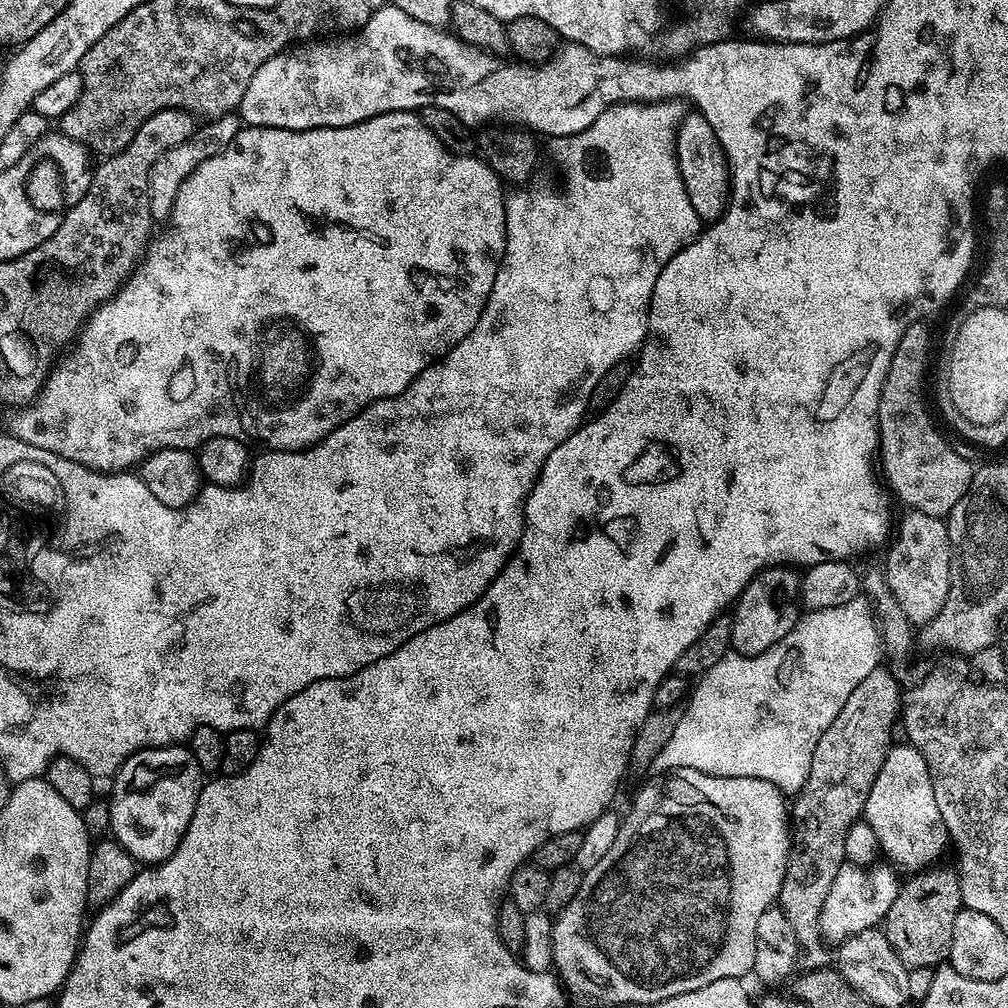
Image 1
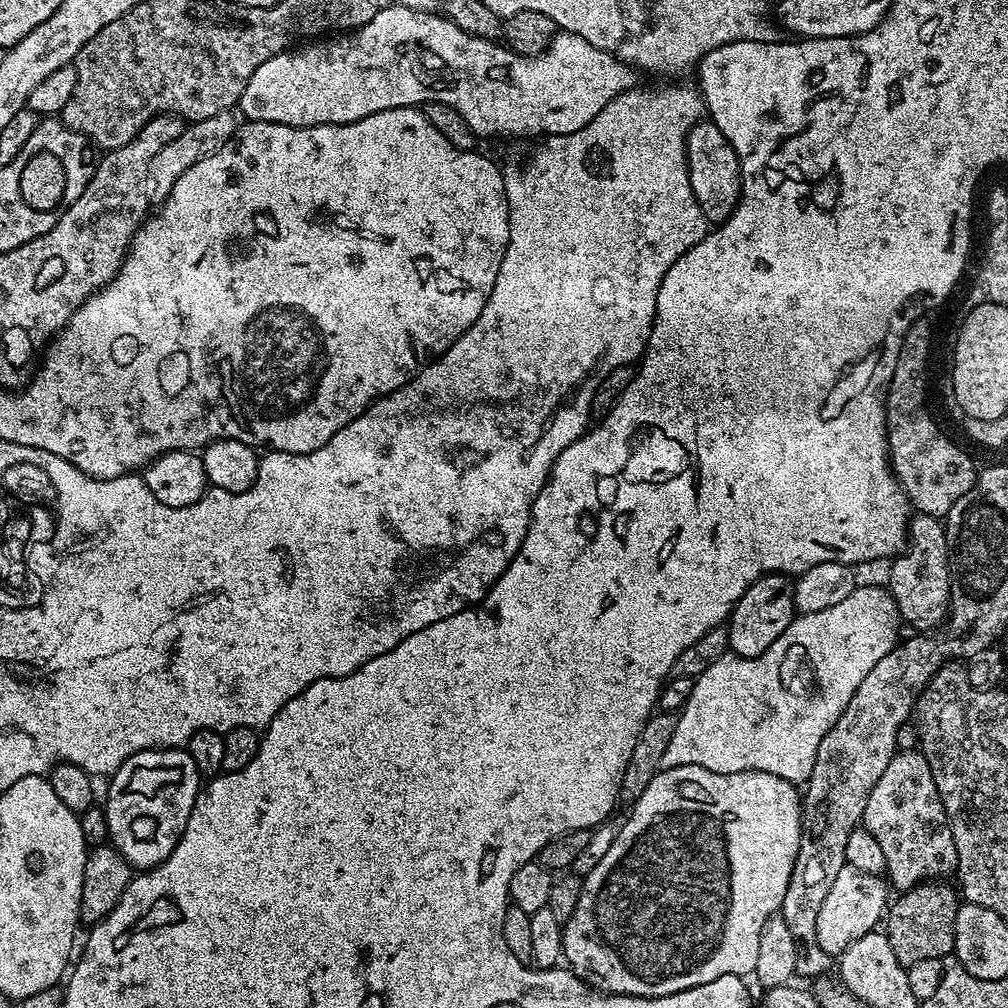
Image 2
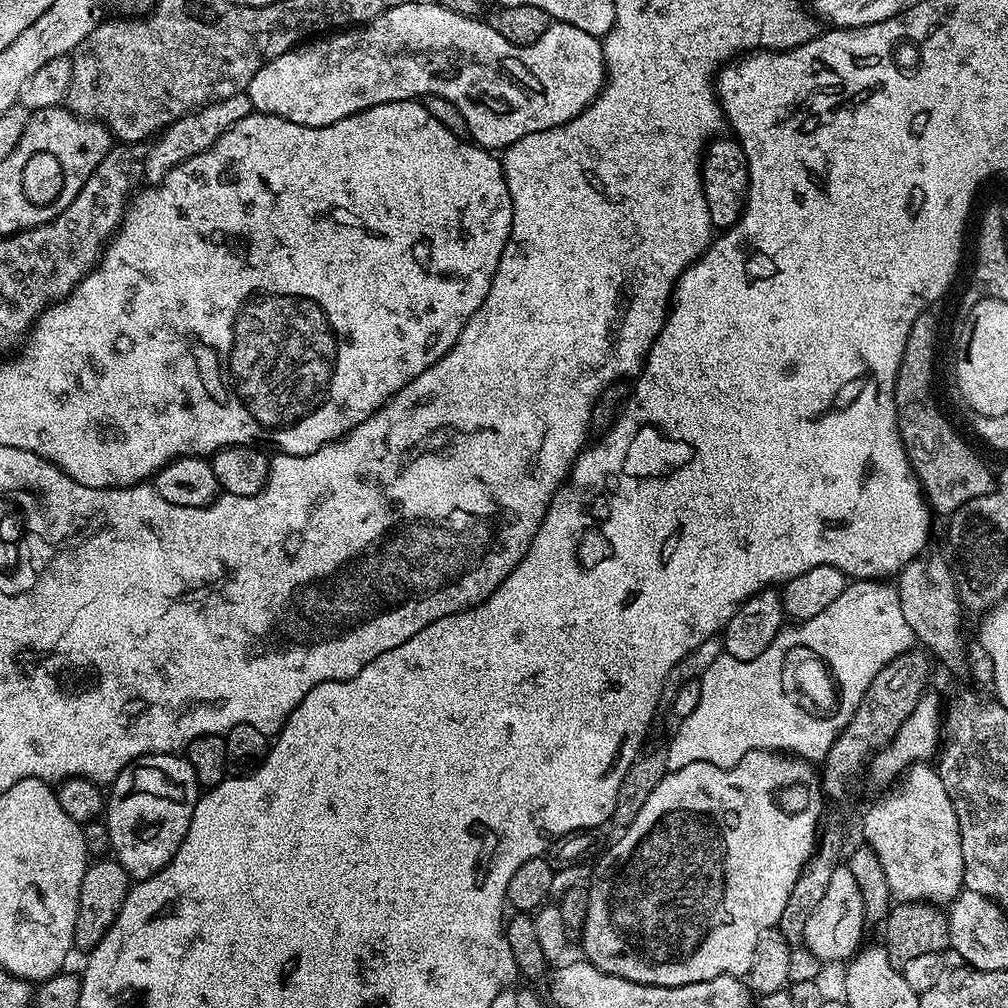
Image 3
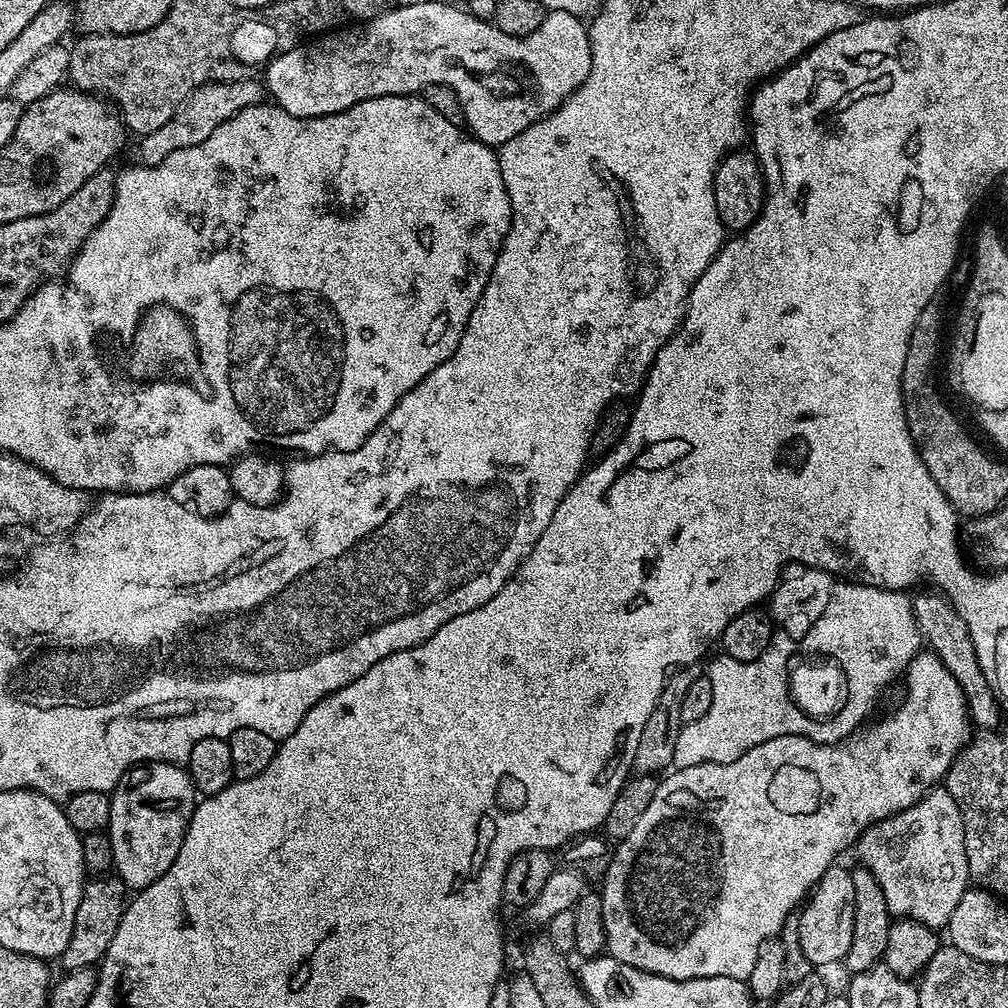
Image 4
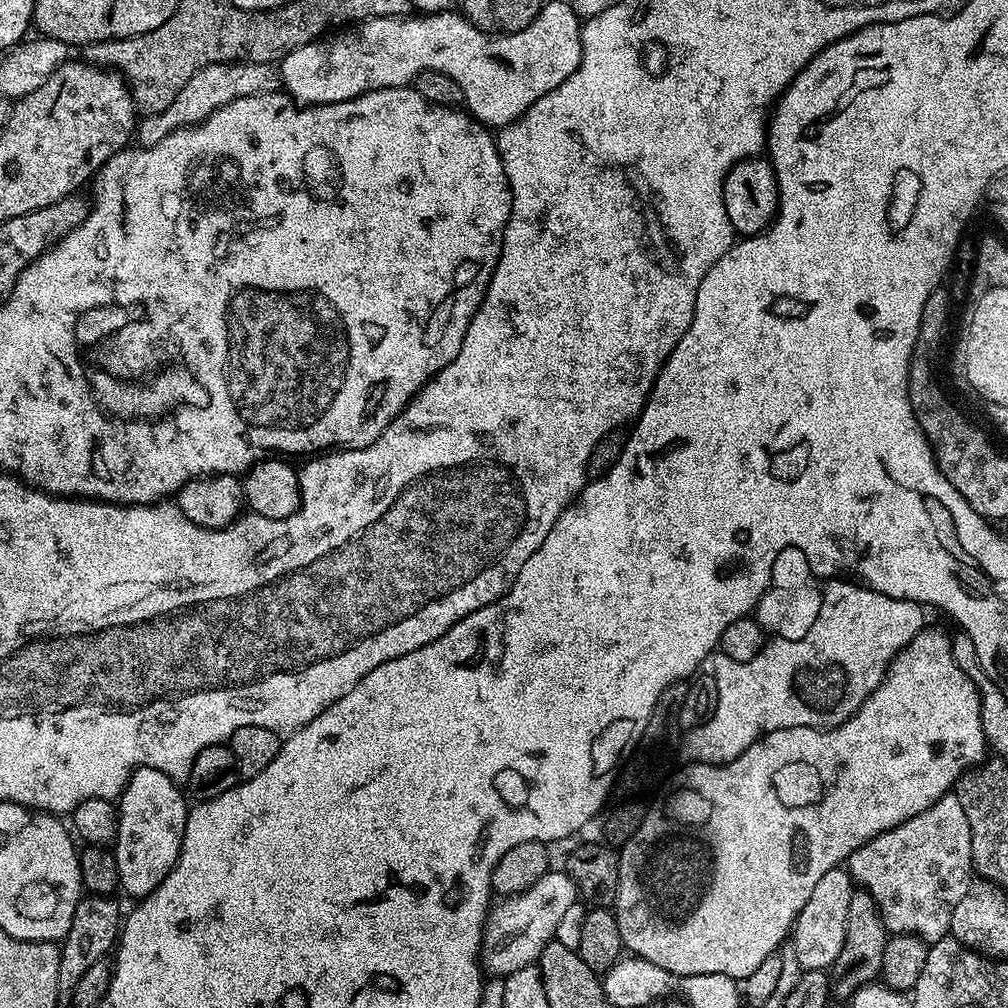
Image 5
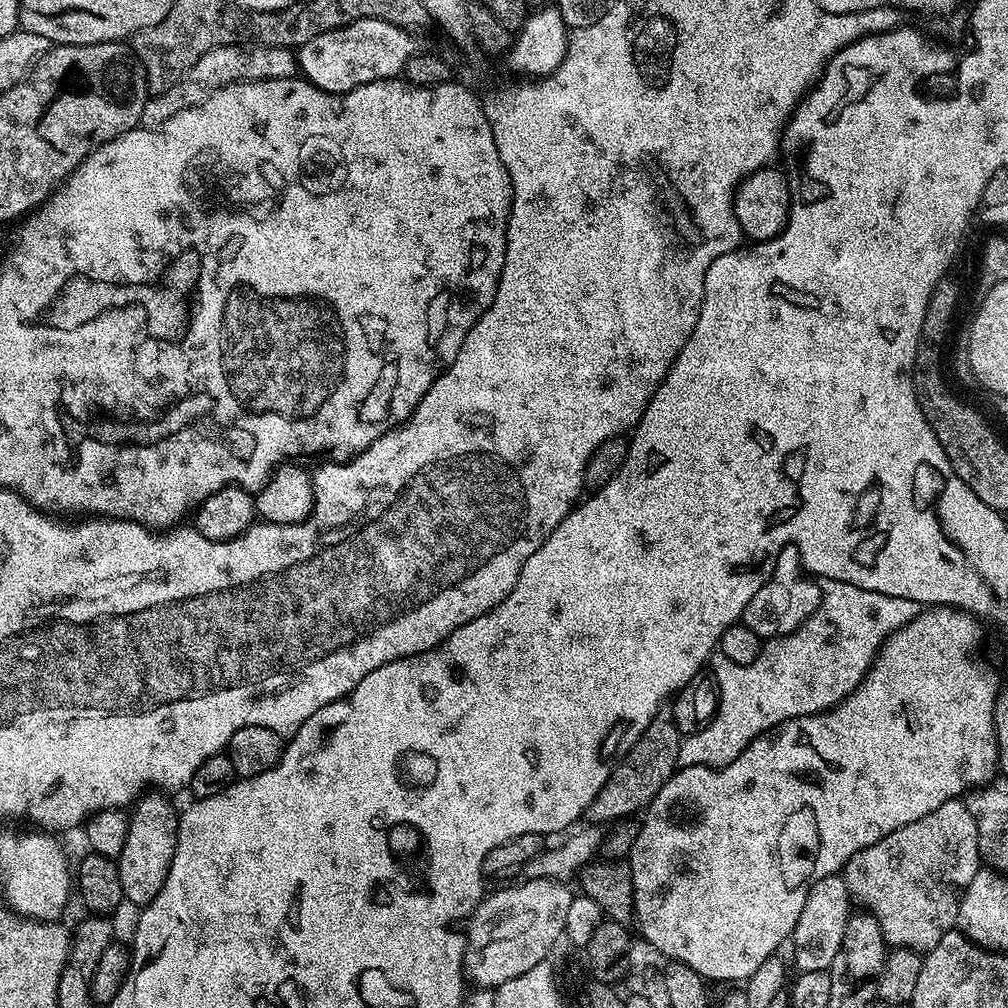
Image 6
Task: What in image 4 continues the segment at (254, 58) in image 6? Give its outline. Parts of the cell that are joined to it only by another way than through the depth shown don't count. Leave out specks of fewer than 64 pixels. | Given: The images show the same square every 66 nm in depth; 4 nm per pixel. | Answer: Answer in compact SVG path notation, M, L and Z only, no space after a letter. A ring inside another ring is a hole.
M245 78L242 80L209 82L203 84L201 88L195 88L191 96L169 118L166 126L139 137L141 156L139 159L145 164L162 162L162 158L174 154L174 150L182 150L186 146L196 146L198 142L206 142L206 138L210 138L210 134L214 134L214 130L222 122L226 122L231 116L238 114L238 110L246 110L246 106L265 103L265 85L259 79L256 80Z

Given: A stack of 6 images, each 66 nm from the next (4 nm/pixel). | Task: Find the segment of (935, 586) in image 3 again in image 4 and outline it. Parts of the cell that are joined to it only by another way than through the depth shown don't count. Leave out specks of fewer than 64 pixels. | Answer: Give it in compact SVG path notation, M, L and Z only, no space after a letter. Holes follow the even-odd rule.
M935 590L928 591L911 601L923 643L942 662L942 666L946 666L946 670L954 674L967 703L971 723L980 730L999 729L1002 724L1000 721L1002 705L986 682L986 674L982 674L982 666L978 666L978 654L974 650L970 630L966 630L966 622L962 622L958 610L954 610L954 606L945 596L941 596Z

